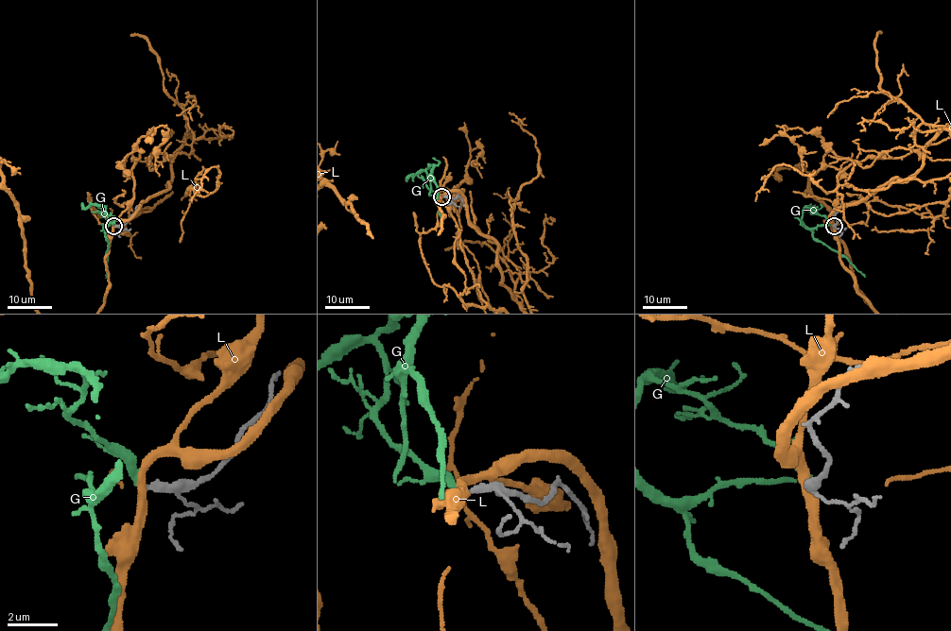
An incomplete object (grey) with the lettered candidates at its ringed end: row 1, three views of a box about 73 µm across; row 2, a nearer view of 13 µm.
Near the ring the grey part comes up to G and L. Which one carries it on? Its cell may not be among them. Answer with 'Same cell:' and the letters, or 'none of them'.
Same cell: G

